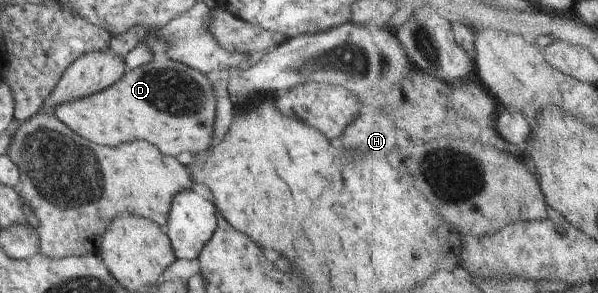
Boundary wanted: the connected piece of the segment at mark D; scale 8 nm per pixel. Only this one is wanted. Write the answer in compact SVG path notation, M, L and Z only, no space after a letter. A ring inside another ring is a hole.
M157 54L155 59L126 73L109 88L73 102L63 102L53 108L53 115L85 140L100 146L147 141L172 157L190 152L197 154L213 143L215 98L213 84L207 75L186 64Z

